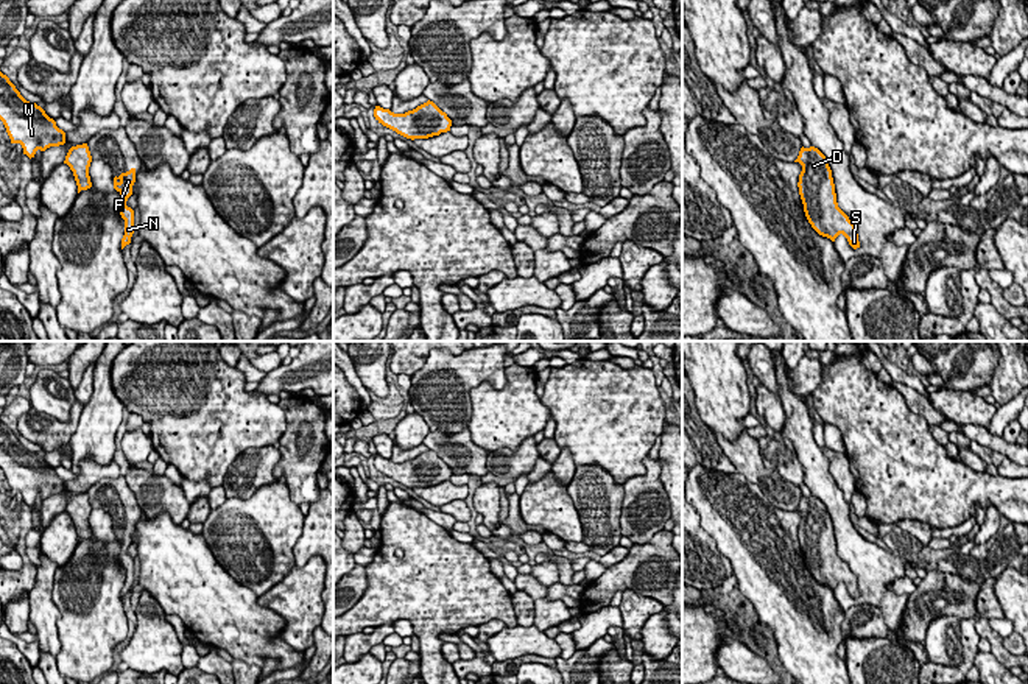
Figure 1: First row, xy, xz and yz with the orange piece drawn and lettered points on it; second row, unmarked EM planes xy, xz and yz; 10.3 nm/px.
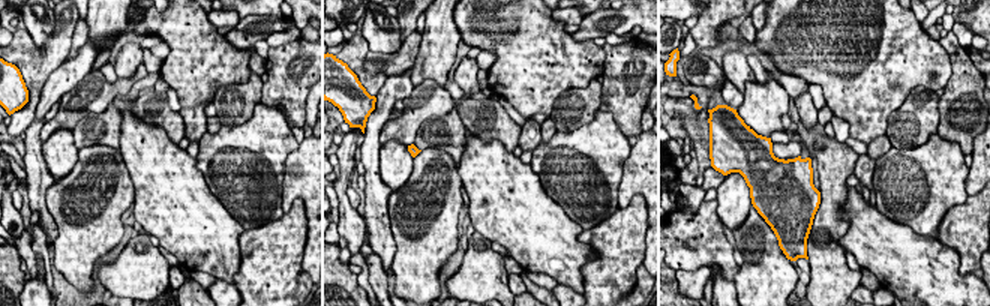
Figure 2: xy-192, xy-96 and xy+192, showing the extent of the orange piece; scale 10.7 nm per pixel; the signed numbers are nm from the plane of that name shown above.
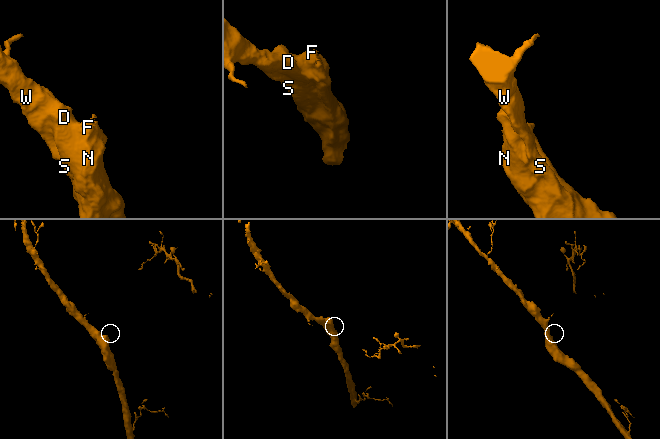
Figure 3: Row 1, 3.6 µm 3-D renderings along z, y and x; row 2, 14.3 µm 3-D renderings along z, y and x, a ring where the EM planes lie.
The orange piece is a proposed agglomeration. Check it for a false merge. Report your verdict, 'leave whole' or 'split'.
leave whole

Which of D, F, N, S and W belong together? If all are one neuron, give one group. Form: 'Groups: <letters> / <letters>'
Groups: D F N S W

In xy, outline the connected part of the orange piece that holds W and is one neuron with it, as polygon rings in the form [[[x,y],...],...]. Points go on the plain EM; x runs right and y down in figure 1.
[[[0,421],[0,469],[11,492],[20,492],[30,508],[36,500],[65,492],[65,481],[45,460],[26,450],[6,424]]]

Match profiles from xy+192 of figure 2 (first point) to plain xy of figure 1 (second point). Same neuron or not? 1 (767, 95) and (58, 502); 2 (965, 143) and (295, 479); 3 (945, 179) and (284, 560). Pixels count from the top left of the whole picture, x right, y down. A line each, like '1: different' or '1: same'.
1: different
2: same
3: same

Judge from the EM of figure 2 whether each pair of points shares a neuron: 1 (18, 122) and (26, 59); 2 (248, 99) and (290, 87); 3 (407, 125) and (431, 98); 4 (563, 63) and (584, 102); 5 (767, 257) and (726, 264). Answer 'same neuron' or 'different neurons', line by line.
1: same neuron
2: different neurons
3: same neuron
4: different neurons
5: different neurons

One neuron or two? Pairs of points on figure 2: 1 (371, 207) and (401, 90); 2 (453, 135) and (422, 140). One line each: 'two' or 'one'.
1: one
2: one

